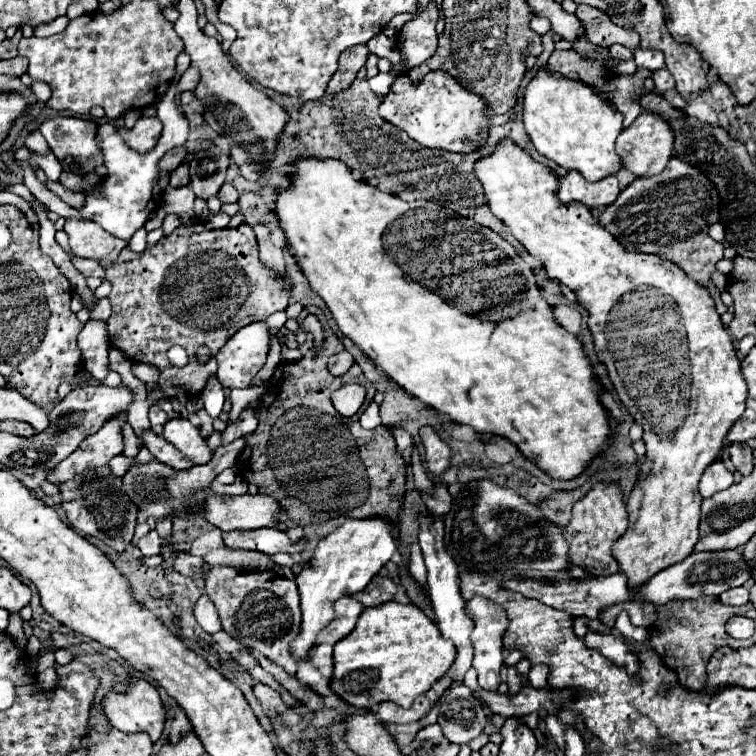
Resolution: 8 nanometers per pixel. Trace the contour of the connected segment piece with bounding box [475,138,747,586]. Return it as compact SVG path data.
M503 138L489 156L475 162L475 176L483 186L489 210L509 226L511 234L531 256L543 262L551 280L559 280L577 294L579 304L589 312L587 324L595 338L595 352L599 360L603 360L625 410L643 426L647 452L639 480L627 498L629 526L613 546L613 556L627 578L631 578L631 586L639 586L639 582L647 582L651 574L681 562L693 552L699 538L703 498L699 496L697 482L703 470L721 454L727 432L745 410L747 384L735 346L705 288L691 282L675 264L659 256L623 250L623 246L599 226L587 206L563 204L557 198L559 180L553 170L535 162L511 138Z

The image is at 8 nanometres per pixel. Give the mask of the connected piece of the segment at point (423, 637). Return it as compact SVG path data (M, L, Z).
M385 602L375 608L365 608L357 620L357 626L349 636L335 644L333 652L335 670L333 670L333 690L351 706L371 708L383 700L391 700L403 708L411 708L415 698L425 694L443 674L451 668L455 660L455 646L449 640L443 640L435 622L425 616L413 604Z

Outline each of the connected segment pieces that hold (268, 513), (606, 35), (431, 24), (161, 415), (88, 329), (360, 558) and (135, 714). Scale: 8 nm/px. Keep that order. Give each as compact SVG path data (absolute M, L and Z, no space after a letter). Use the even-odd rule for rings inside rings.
M269 494L205 498L205 518L223 532L273 526L279 522L279 514L281 506Z
M581 4L581 6L577 6L575 14L583 22L583 26L587 30L587 38L593 44L601 44L601 46L607 46L607 48L611 44L621 44L631 50L639 46L640 36L635 34L635 30L619 28L601 10L597 10L593 6L583 6Z
M427 6L413 20L405 22L397 36L397 50L405 60L405 68L411 70L429 60L437 50L435 24L439 20L437 6Z
M151 406L149 408L149 420L151 420L151 430L155 430L155 434L161 434L161 430L163 430L163 424L167 422L167 414L159 408L159 406Z
M89 318L79 332L79 348L83 352L83 366L91 376L105 380L107 374L111 372L109 360L107 360L107 348L109 348L109 338L105 332L105 322Z
M371 516L365 520L345 520L335 532L327 534L317 544L309 568L303 568L295 578L303 610L301 634L291 644L291 654L295 654L295 658L305 658L307 650L317 640L317 632L331 622L333 602L341 596L349 596L363 590L369 584L369 580L381 570L381 566L385 566L391 560L391 556L397 550L393 526L395 522L381 516Z
M133 678L127 686L125 692L115 692L115 686L103 696L101 700L101 708L107 716L107 720L111 722L113 728L133 734L133 732L147 732L149 738L155 742L161 732L163 732L163 722L165 722L165 712L161 706L161 698L159 692L155 690L155 686L151 686L147 680L143 678Z

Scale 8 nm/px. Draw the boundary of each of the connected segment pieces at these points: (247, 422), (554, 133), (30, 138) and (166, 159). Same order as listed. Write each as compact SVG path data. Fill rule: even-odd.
M243 410L241 416L239 416L239 420L233 422L233 424L229 424L221 432L221 444L229 444L229 442L233 442L233 440L237 440L237 438L241 438L245 434L249 434L251 430L255 430L255 426L257 426L255 414L251 414L249 410Z
M547 66L539 68L525 88L523 124L537 152L565 170L579 170L589 182L597 182L621 168L621 160L615 154L615 140L623 130L621 122L623 114L593 86L551 72Z
M39 130L32 131L25 136L25 146L33 152L46 154L50 148Z
M185 146L169 150L169 152L159 160L159 172L173 172L173 170L183 162L183 156L185 156L185 154L187 154Z

